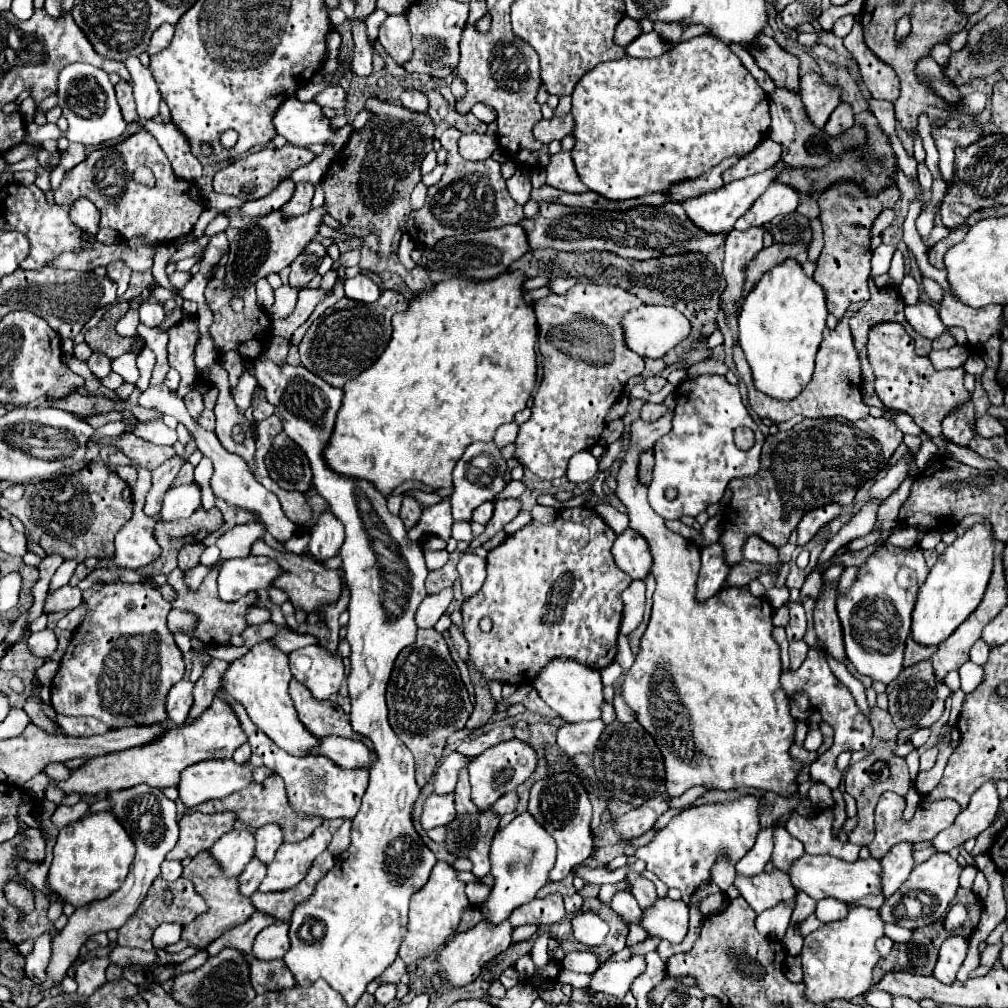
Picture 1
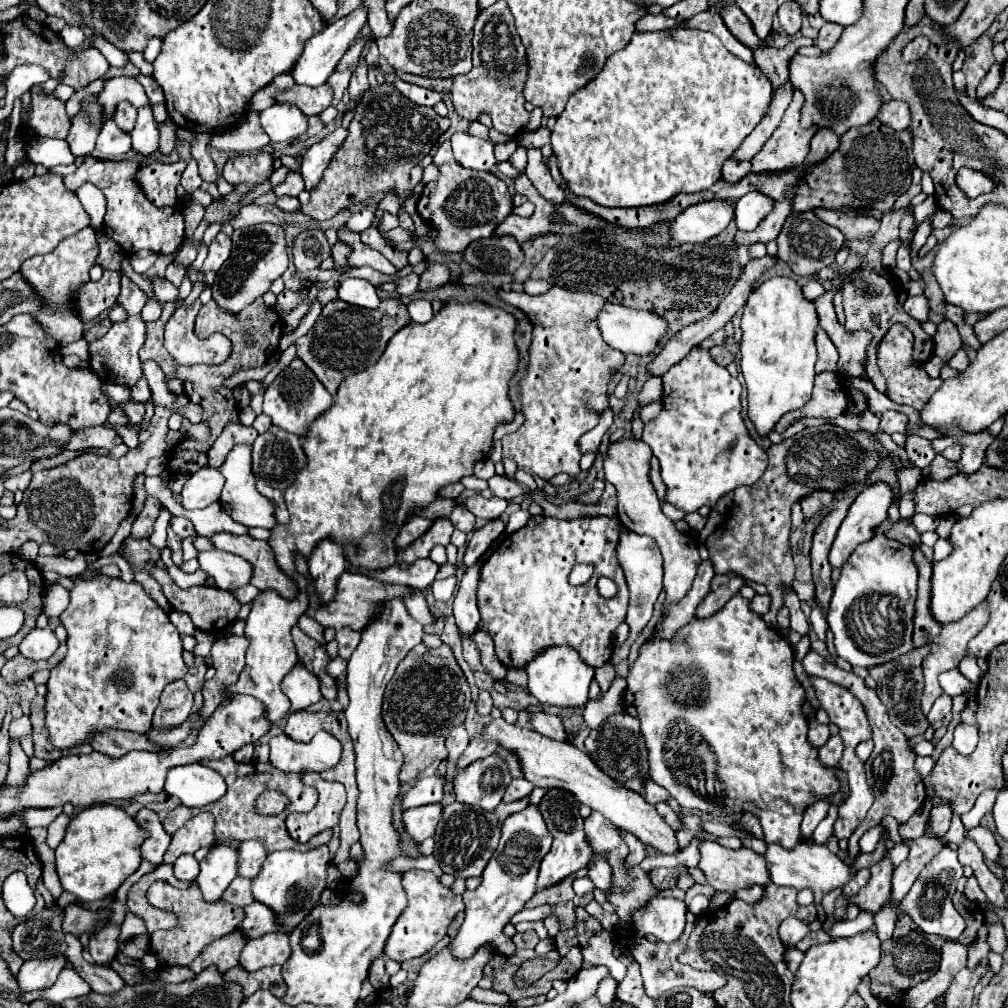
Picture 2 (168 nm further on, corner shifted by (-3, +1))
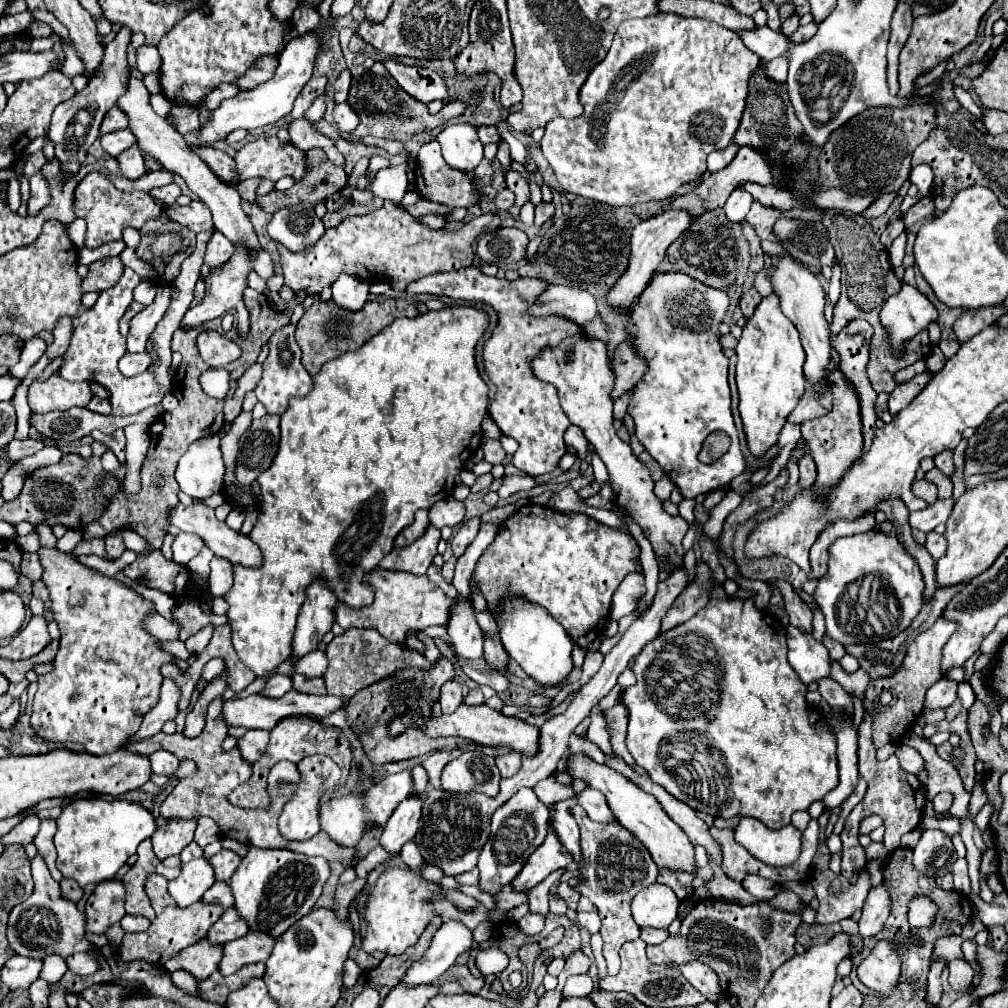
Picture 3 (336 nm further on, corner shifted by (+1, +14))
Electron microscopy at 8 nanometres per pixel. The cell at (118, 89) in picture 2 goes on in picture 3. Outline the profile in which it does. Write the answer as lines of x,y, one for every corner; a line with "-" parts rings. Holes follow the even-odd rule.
122,26
120,32
116,34
116,38
110,44
106,44
104,62
96,70
96,74
90,76
88,86
82,92
74,94
64,104
58,104
58,108
52,114
48,140
54,144
54,154
56,154
56,160
60,162
60,168
64,168
64,172
68,172
68,174
76,174
80,170
80,166
86,160
88,148
98,138
104,114
126,92
126,82
128,82
128,76
130,76
128,60
126,60
126,48
130,44
130,36
132,36
132,30

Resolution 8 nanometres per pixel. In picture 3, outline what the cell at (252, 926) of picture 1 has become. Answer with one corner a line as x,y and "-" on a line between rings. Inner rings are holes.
200,940
192,946
184,948
182,952
178,952
174,958
170,958
164,964
164,968
170,974
176,970
186,970
198,982
202,982
218,968
220,954
222,954
222,946
212,946
212,944
208,944
208,940

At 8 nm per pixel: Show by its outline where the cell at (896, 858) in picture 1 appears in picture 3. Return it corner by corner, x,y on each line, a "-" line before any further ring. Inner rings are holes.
818,870
814,874
812,886
820,902
816,922
832,924
850,918
856,910
862,908
870,890
870,876
868,870
862,870
856,884
844,884
842,874
834,874
830,870

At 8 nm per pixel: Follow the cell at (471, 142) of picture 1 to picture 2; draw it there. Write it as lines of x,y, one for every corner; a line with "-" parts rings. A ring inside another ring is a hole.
454,133
452,135
452,151
454,151
456,161
466,169
490,171
496,163
494,143
490,139
472,137
468,133

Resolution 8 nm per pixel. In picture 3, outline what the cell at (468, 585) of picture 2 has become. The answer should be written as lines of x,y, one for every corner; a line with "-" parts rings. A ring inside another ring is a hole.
458,596
448,622
448,634
462,658
482,656
482,630
472,614
472,606
466,598

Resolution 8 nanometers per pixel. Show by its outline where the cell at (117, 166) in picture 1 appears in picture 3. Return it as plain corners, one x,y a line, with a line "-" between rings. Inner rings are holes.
88,172
76,186
76,216
84,218
88,224
86,240
84,240
86,248
100,248
102,244
106,244
110,240
120,240
124,228
132,226
132,228
140,230
146,220
156,218
160,212
162,212
162,208
158,204
154,204
154,200
148,193
122,192
122,190
114,188
110,184
110,180
98,172
94,172
94,174

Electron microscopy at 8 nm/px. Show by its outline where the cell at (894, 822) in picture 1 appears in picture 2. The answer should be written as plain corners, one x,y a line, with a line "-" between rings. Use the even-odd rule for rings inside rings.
936,805
928,817
928,837
942,837
950,829
952,819
952,807
950,805

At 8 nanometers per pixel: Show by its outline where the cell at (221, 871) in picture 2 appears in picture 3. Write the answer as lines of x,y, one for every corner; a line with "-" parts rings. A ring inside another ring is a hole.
196,858
182,864
178,878
168,882
168,894
180,908
186,908
202,898
202,894
214,884
214,870
206,858

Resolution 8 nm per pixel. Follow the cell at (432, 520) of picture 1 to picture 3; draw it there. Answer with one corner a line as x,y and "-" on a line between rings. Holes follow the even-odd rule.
434,526
428,528
428,532
416,540
416,544
408,548
394,548
390,554
380,560
380,570
400,570
410,574
426,574
428,566
432,564
432,558
436,556
436,544
440,540
440,530

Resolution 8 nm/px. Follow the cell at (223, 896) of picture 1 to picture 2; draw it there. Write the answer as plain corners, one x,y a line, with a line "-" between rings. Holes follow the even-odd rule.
196,879
188,889
176,889
166,881
156,881
148,889
148,901
158,909
170,909
180,915
180,925
170,931
154,931
150,935
150,951
156,953
164,967
168,965
190,965
200,951
210,945
214,939
220,939
234,931
240,921
244,919
244,911
238,905
228,905
224,899
208,903
204,897
200,897
200,887
196,885

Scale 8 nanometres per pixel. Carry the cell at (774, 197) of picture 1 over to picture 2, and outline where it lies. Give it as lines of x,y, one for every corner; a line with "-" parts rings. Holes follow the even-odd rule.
746,193
742,199
736,201
736,227
740,231
752,231
758,227
758,223
772,211
770,197
764,197
764,193

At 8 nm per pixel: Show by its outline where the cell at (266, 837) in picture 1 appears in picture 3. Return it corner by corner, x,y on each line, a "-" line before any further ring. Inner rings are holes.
220,850
218,854
214,854
208,862
212,864
214,872
216,872
216,880
220,882
228,882
232,878
232,874
236,872
238,864
240,864
240,856
234,854
232,850

